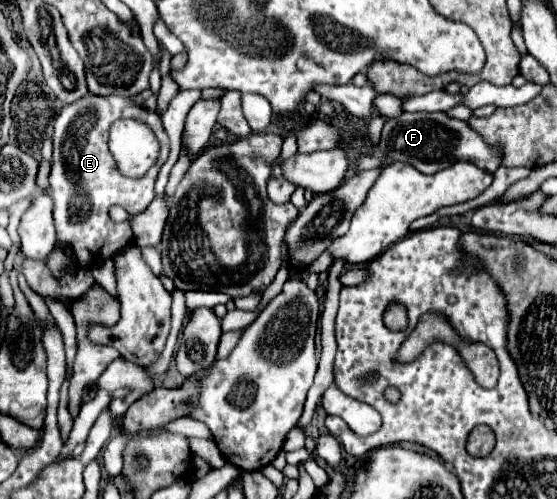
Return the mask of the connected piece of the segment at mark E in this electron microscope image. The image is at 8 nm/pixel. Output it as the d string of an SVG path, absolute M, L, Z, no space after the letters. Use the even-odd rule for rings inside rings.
M86 94L78 102L72 102L62 108L54 122L54 152L52 152L52 172L50 172L50 194L54 202L54 222L58 240L72 246L72 252L80 264L80 268L88 268L104 258L112 258L122 246L134 240L130 220L120 224L112 222L108 216L110 206L122 206L130 216L144 212L154 200L154 182L158 178L160 166L166 162L170 152L170 142L164 132L162 120L156 112L148 112L144 106L132 102L130 96L98 96ZM118 118L142 118L142 122L150 122L154 134L160 140L160 158L148 170L146 178L122 178L118 168L114 166L114 158L110 158L110 150L106 146L108 130L112 122Z

